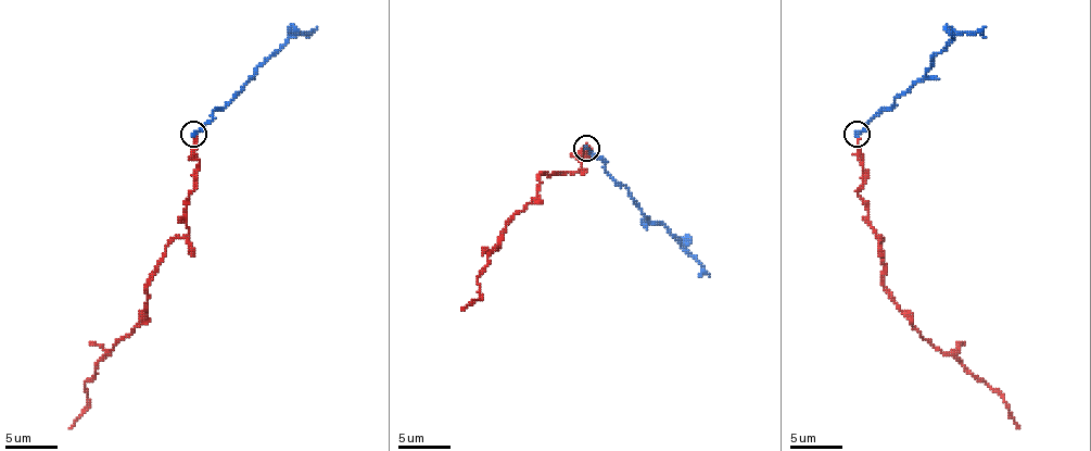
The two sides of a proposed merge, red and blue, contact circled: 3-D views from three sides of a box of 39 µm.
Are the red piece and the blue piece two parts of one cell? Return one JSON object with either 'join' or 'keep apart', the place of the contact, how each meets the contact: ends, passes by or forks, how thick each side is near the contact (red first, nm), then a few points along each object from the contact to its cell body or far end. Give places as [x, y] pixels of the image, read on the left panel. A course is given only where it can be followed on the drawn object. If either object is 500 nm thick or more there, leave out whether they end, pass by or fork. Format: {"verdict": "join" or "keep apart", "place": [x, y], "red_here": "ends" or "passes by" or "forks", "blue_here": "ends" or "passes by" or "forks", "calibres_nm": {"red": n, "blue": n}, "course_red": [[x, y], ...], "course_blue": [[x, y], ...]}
{"verdict": "keep apart", "place": [193, 134], "red_here": "ends", "blue_here": "ends", "calibres_nm": {"red": 140, "blue": 200}, "course_red": [[194, 136], [200, 170], [187, 212], [189, 233], [165, 248], [148, 311], [85, 384], [87, 404], [70, 428]], "course_blue": [[194, 134], [293, 35], [317, 26]]}

